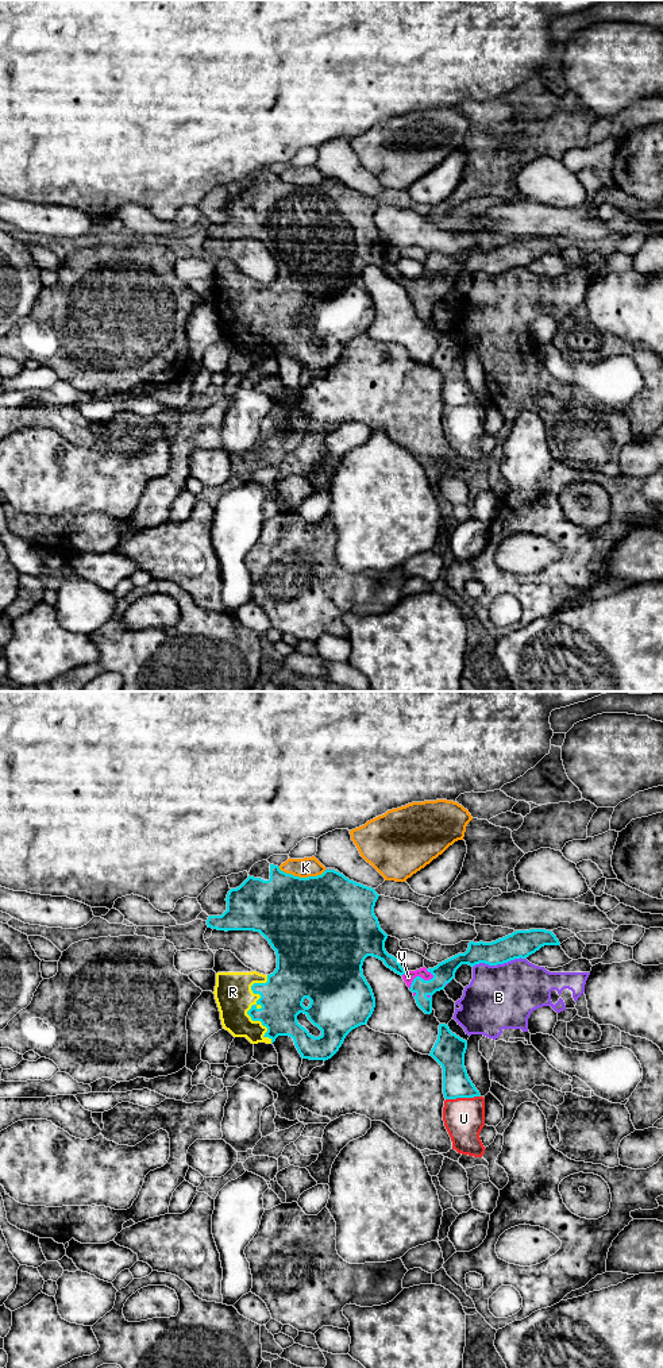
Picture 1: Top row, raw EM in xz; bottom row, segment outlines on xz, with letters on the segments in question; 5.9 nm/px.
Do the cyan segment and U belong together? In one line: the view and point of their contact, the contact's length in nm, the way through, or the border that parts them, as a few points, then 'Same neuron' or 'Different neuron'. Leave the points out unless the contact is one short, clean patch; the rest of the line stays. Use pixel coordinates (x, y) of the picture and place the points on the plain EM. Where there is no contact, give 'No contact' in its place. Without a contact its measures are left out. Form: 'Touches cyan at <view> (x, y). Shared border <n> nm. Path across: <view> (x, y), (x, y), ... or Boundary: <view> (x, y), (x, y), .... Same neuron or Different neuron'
Touches cyan at xz (462, 405). Shared border 200 nm. Path across: xz (457, 392), (462, 405), (463, 427). Same neuron

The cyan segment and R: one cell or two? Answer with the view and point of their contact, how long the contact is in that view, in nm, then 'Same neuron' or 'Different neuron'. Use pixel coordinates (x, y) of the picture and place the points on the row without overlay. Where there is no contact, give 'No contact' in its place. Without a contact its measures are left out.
Touches cyan at xz (251, 315). Shared border 400 nm. Same neuron

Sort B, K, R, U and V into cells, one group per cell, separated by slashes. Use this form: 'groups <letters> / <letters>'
groups B / K / R U V

